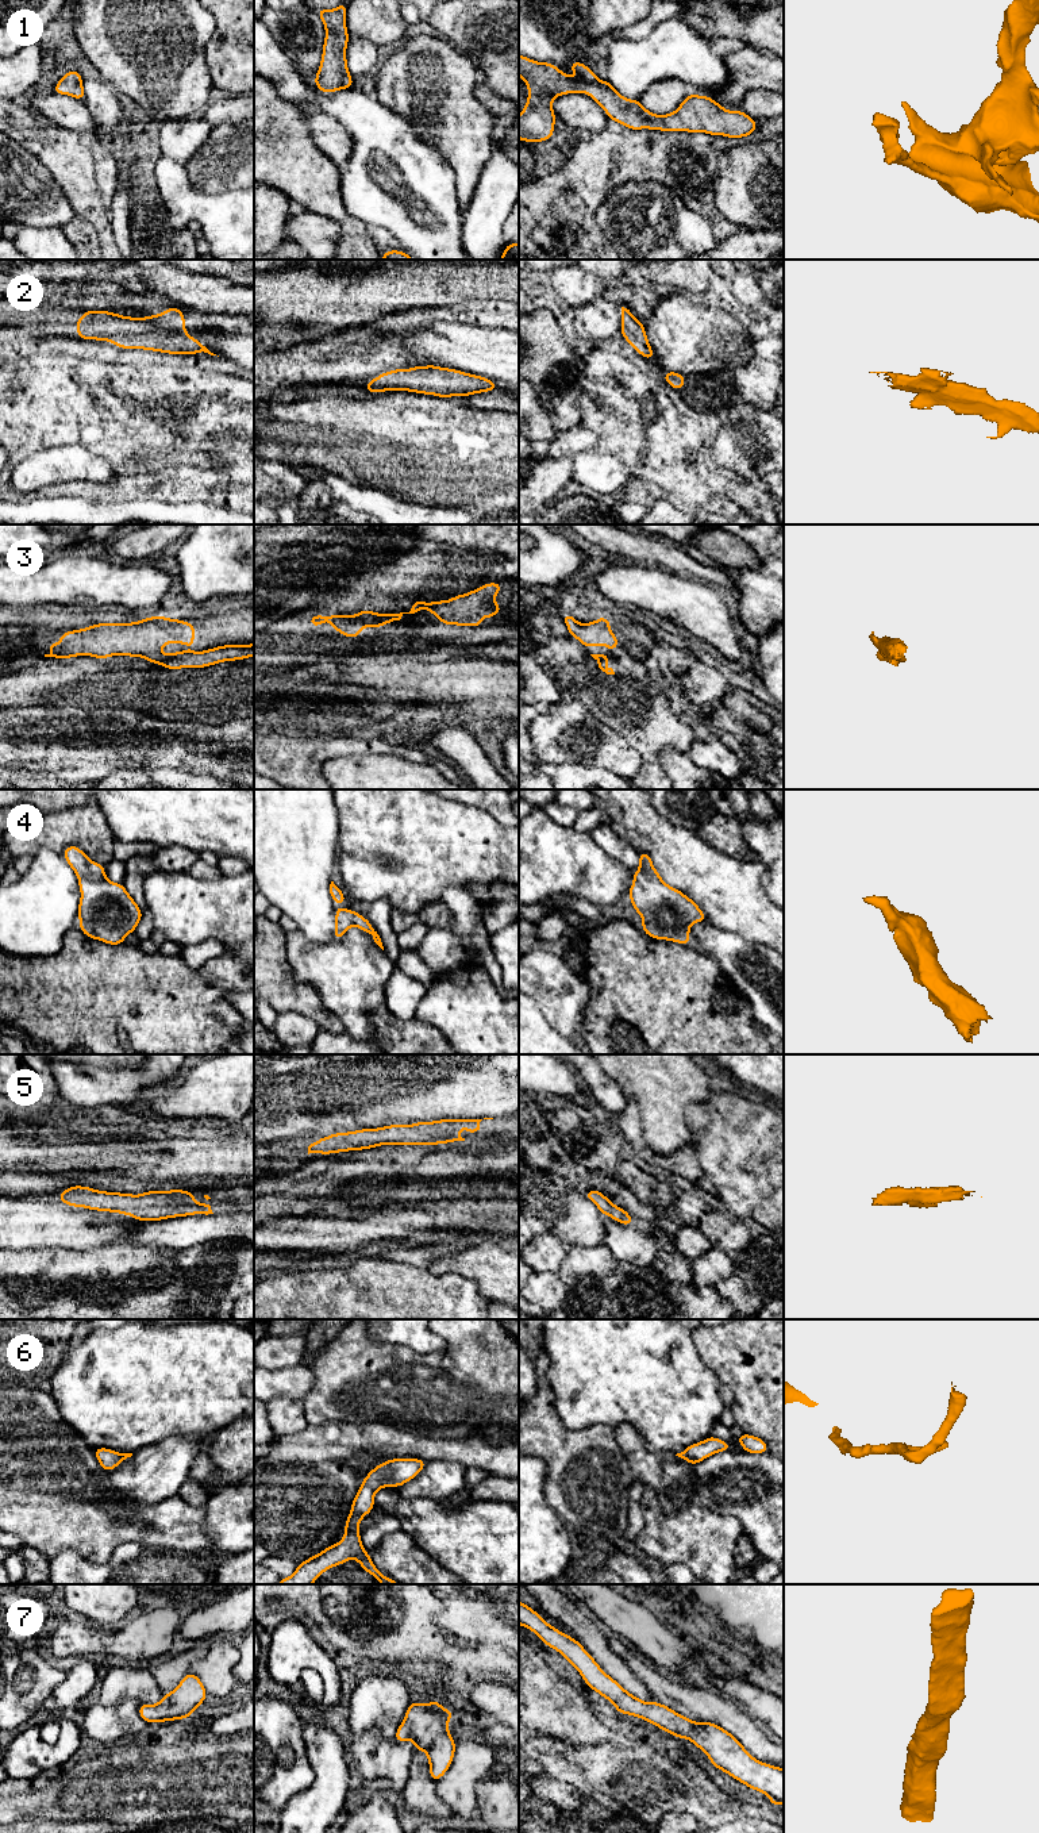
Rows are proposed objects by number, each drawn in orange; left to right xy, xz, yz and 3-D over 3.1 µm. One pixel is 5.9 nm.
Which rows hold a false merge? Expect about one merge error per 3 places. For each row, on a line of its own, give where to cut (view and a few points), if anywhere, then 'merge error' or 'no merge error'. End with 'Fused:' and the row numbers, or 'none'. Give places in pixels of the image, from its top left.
1: no cut | no merge error
2: no cut | no merge error
3: xy (193, 652), (154, 663) | merge error
4: no cut | no merge error
5: no cut | no merge error
6: no cut | no merge error
7: no cut | no merge error
Fused: 3

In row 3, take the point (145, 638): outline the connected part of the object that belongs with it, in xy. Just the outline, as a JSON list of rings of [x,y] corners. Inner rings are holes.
[[[149,616],[146,619],[131,623],[97,623],[81,630],[72,630],[61,634],[59,643],[49,643],[49,654],[45,657],[54,657],[57,660],[66,660],[77,656],[92,656],[99,660],[105,660],[111,656],[143,657],[151,664],[181,657],[193,650],[174,652],[172,654],[161,654],[159,650],[169,642],[185,643],[193,646],[195,643],[195,625],[182,622],[176,616],[173,622],[169,616]]]

